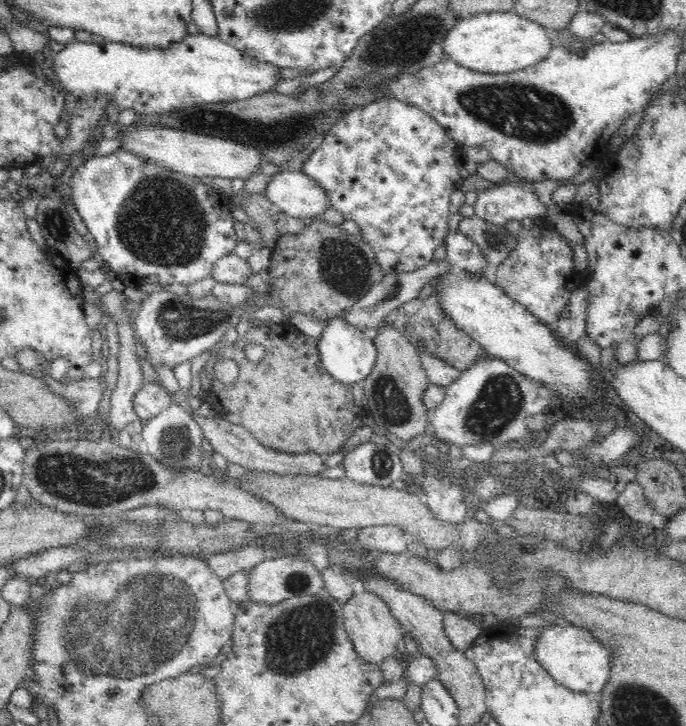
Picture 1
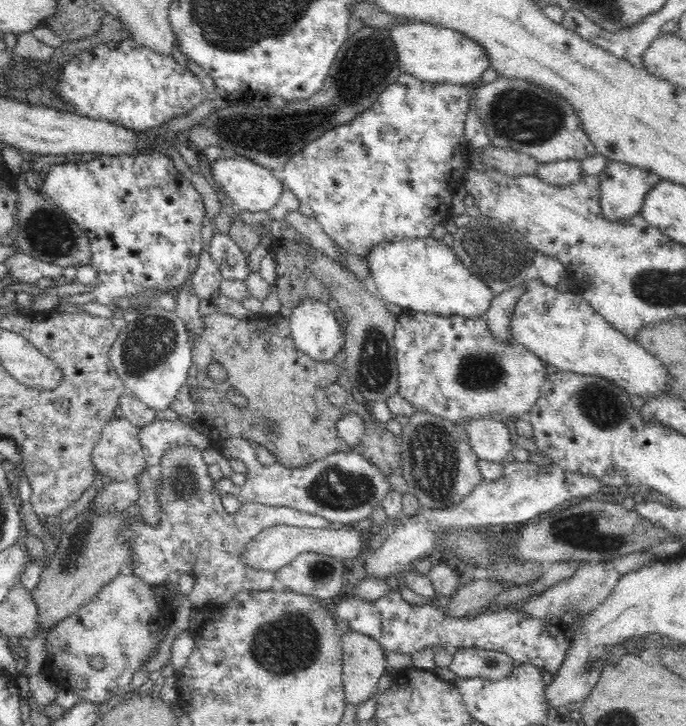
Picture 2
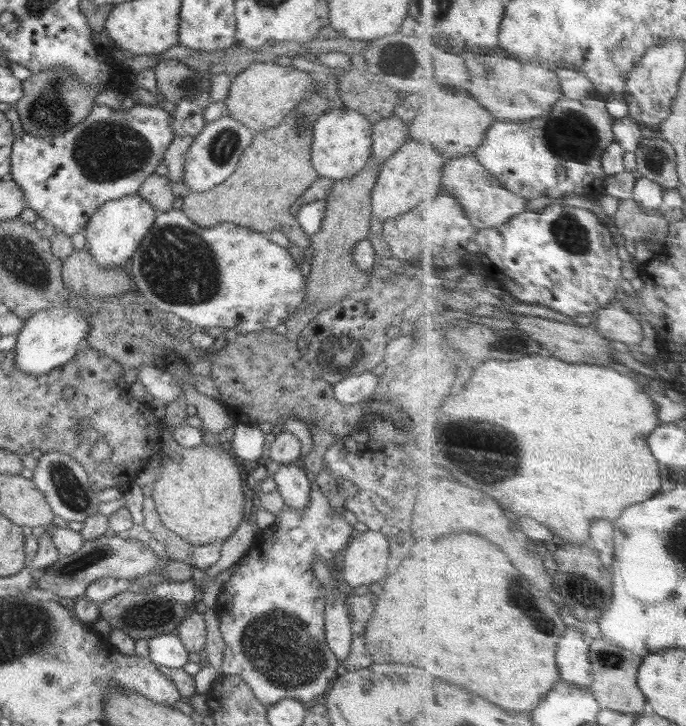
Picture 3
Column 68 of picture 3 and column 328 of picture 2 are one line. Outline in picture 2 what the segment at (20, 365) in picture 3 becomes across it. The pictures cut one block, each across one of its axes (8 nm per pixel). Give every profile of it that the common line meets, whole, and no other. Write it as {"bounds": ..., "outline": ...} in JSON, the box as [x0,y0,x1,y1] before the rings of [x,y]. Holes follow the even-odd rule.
{"bounds":[289,297,342,361],"outline":[[[304,297],[289,317],[291,335],[300,351],[317,361],[331,361],[342,349],[339,326],[332,310],[323,302]]]}

